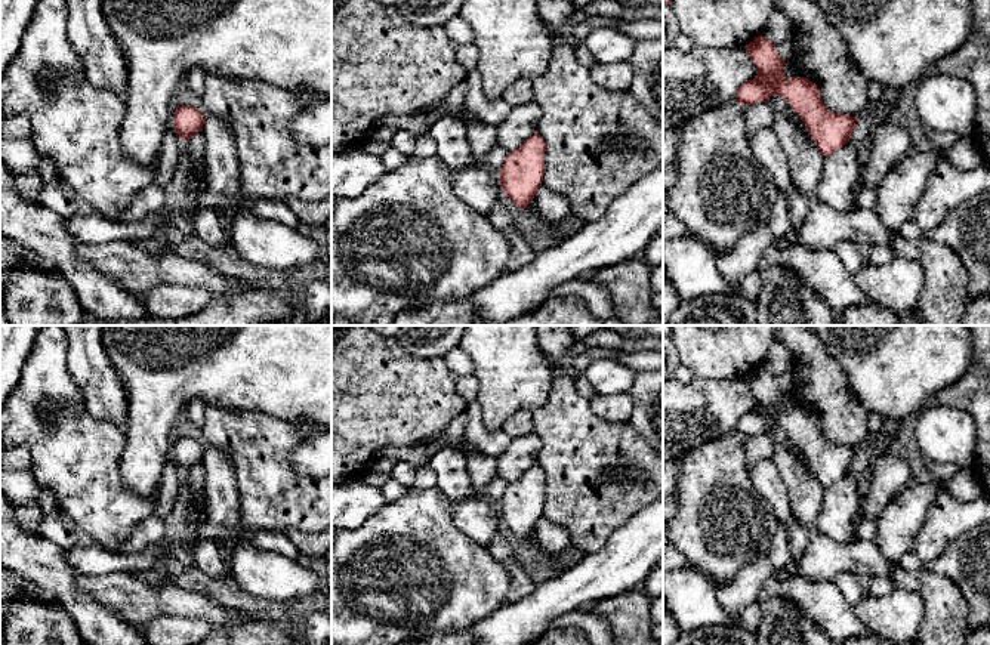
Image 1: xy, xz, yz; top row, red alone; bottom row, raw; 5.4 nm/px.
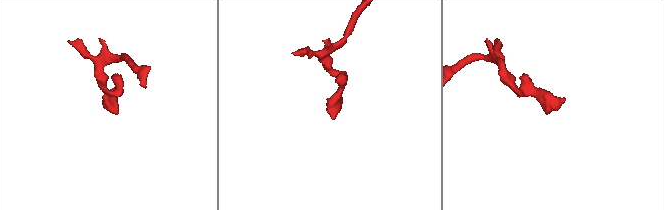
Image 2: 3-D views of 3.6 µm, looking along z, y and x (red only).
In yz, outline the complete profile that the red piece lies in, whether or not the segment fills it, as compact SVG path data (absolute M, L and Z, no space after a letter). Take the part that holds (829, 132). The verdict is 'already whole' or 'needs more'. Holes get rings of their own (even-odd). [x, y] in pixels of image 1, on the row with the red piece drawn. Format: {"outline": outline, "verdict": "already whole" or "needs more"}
{"outline": "M755 37L744 49L756 65L756 77L738 87L737 102L747 107L767 102L774 95L781 96L802 118L812 142L824 157L830 157L849 142L858 117L830 112L823 105L817 84L808 78L786 78L783 74L786 62L780 59L775 44L765 37Z", "verdict": "already whole"}

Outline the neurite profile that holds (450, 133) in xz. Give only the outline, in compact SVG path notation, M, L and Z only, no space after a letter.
M445 115L438 118L429 129L437 142L435 155L450 167L451 172L462 170L474 163L468 142L468 126L460 117Z

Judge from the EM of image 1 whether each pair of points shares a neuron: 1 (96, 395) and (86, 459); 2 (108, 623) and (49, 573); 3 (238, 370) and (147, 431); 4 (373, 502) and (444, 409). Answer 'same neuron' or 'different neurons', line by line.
1: different neurons
2: same neuron
3: same neuron
4: different neurons

